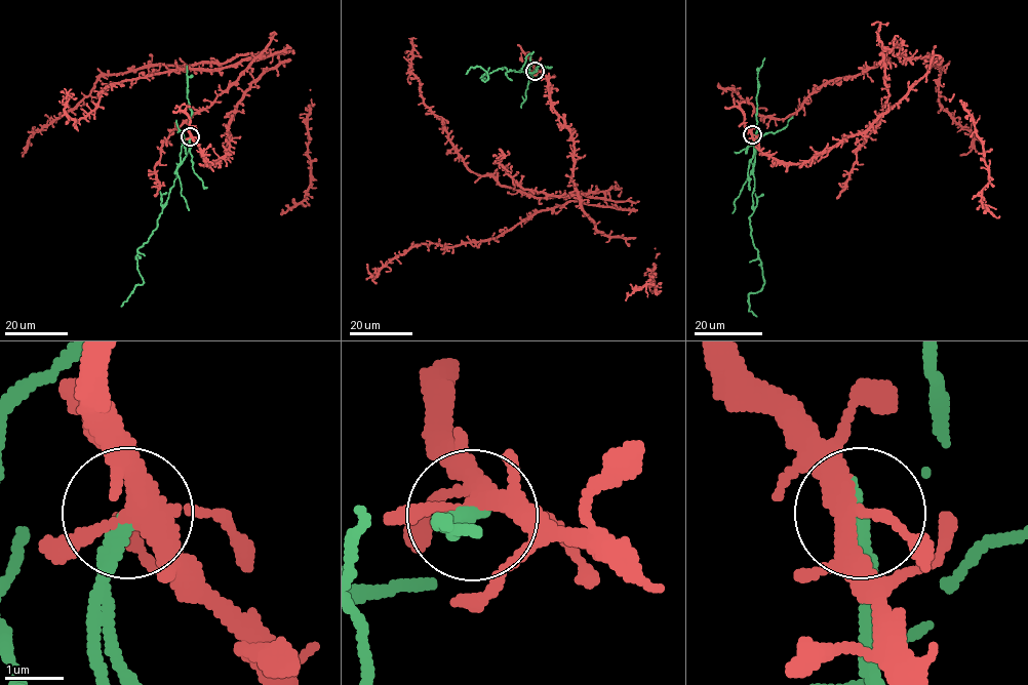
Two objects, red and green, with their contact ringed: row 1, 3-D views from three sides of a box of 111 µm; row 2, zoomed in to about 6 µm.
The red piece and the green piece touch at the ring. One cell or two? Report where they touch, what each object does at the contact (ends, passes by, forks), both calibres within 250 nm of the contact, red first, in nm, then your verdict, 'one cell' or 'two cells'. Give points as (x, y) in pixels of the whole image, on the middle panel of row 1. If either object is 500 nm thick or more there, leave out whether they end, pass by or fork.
place (535, 71); red forks; green ends; calibres 360 and 240 nm; two cells

